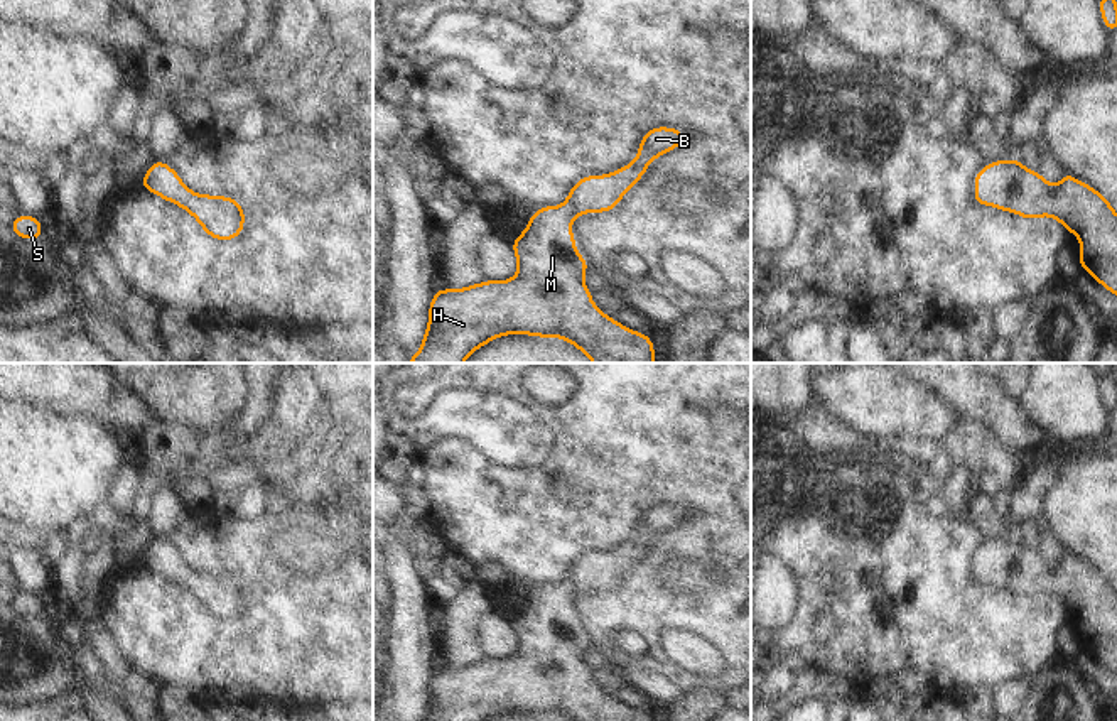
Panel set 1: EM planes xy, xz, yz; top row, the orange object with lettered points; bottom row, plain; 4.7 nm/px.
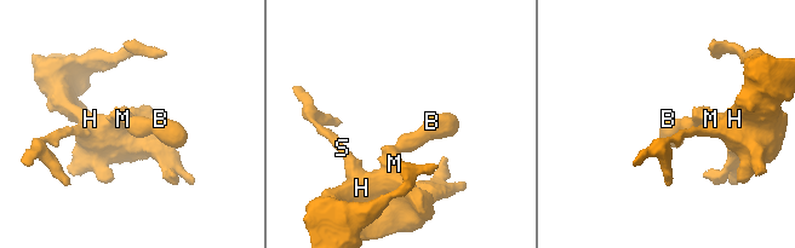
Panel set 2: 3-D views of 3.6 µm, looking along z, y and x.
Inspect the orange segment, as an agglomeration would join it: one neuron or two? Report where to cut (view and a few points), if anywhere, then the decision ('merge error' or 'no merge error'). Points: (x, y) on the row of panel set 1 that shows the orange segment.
no cut; no merge error

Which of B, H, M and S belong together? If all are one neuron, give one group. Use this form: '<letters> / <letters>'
B H M S

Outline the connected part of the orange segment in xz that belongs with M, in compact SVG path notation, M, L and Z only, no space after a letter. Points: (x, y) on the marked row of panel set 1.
M670 127L648 130L639 142L636 159L604 176L584 176L572 187L564 204L543 206L528 218L526 230L511 248L518 272L508 280L483 280L464 289L440 289L429 306L429 324L418 353L408 363L464 363L489 341L506 334L567 339L592 363L655 363L655 344L648 334L633 331L606 316L591 299L584 274L591 267L579 255L570 223L579 214L607 213L646 174L646 167L666 152L680 147L687 135Z

